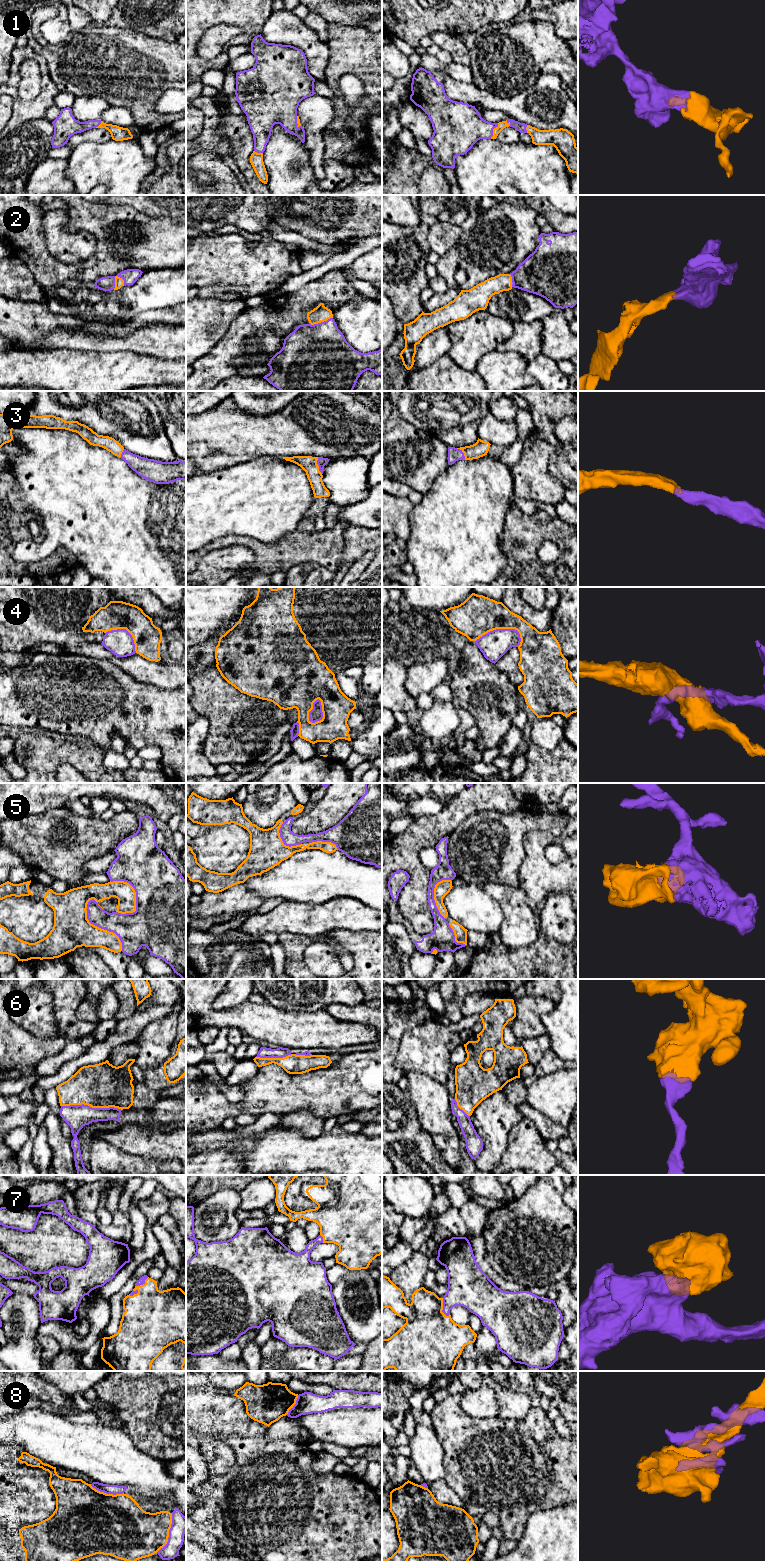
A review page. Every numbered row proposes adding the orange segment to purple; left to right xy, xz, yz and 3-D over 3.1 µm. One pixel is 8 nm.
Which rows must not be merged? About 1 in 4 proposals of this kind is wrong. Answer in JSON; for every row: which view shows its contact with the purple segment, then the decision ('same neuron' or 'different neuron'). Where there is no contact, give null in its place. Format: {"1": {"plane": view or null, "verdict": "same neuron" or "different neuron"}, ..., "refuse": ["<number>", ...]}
{"1": {"plane": "yz", "verdict": "same neuron"}, "2": {"plane": "xy", "verdict": "same neuron"}, "3": {"plane": "xz", "verdict": "same neuron"}, "4": {"plane": "yz", "verdict": "different neuron"}, "5": {"plane": "xy", "verdict": "different neuron"}, "6": {"plane": "xy", "verdict": "same neuron"}, "7": {"plane": "yz", "verdict": "same neuron"}, "8": {"plane": "xy", "verdict": "different neuron"}, "refuse": ["4", "5", "8"]}

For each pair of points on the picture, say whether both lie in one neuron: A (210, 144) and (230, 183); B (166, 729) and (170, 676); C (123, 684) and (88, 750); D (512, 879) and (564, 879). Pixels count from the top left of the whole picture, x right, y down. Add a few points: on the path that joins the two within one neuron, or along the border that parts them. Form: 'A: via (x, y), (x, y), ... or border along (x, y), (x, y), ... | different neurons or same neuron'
A: border along (217, 153), (198, 152), (196, 154) | different neurons
B: border along (146, 683), (165, 688), (175, 688) | different neurons
C: border along (75, 737), (88, 738), (105, 752) | different neurons
D: border along (524, 856), (519, 867), (518, 886) | different neurons

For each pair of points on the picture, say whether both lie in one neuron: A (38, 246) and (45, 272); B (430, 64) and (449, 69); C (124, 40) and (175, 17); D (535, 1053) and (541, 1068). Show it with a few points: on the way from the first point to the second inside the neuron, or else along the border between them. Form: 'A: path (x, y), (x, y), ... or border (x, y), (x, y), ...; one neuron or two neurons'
A: path (38, 252), (38, 259), (44, 266); one neuron
B: path (435, 64), (444, 67); one neuron
C: border (128, 27), (146, 35), (158, 37), (163, 41); two neurons
D: border (549, 1047), (534, 1064); two neurons

